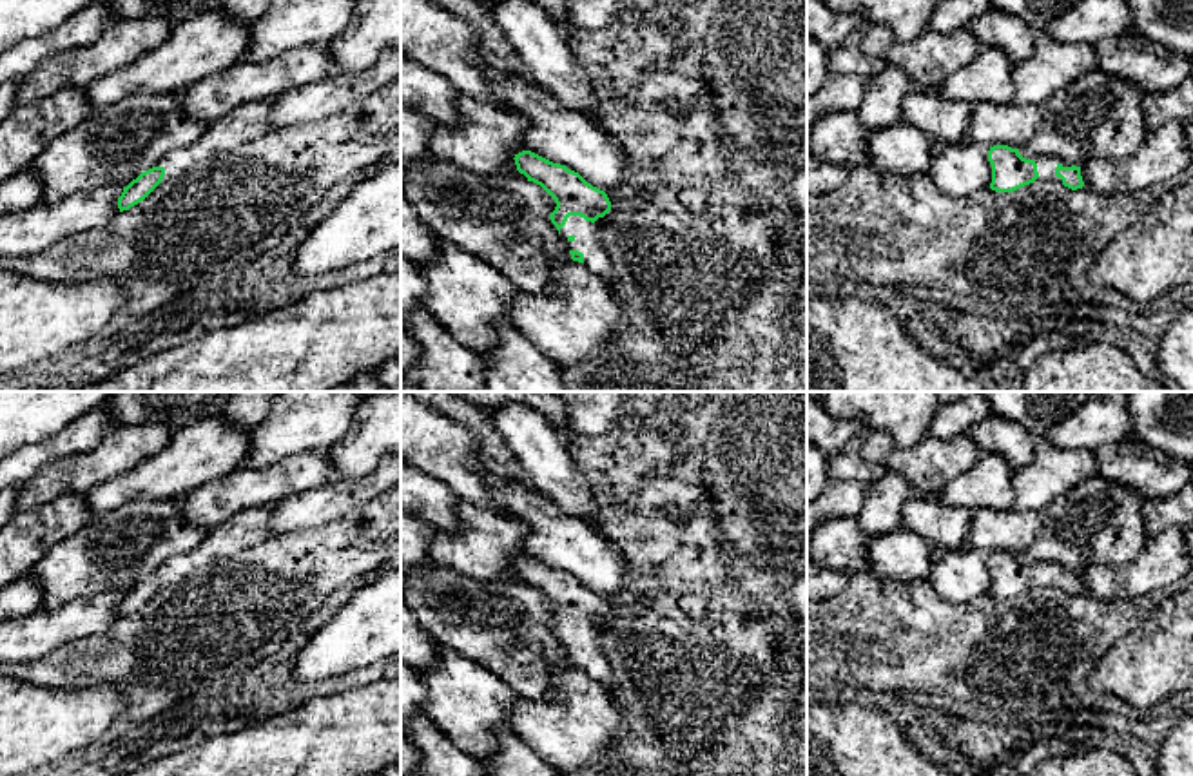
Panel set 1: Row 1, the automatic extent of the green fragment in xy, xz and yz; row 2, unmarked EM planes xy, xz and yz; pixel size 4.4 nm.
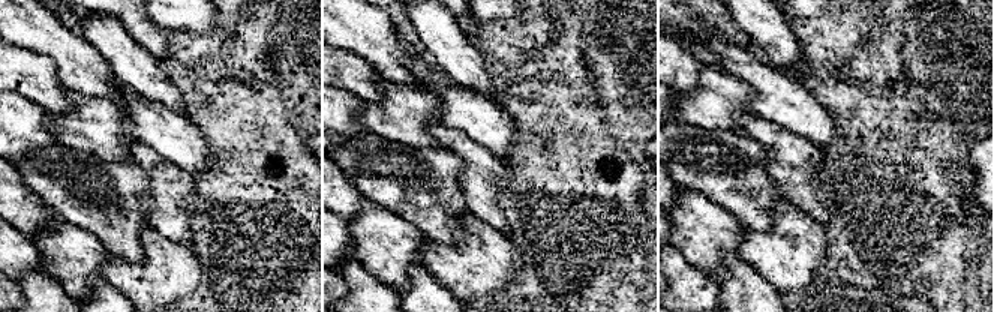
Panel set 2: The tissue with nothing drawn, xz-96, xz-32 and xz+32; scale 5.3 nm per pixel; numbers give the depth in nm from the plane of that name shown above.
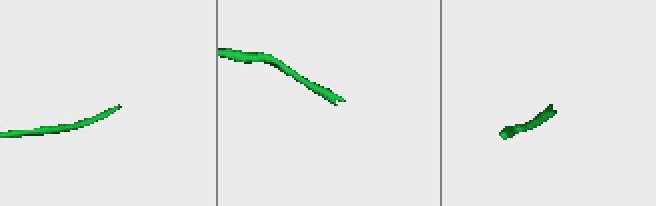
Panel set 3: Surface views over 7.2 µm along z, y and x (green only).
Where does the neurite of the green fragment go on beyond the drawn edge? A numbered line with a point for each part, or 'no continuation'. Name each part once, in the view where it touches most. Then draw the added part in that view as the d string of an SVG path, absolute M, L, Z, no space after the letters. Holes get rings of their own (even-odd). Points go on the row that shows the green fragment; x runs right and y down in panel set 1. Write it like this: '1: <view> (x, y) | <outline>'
1: xz (588, 240) | M569 216L566 225L560 228L560 238L569 250L584 254L584 265L593 274L598 274L611 283L616 277L616 270L602 243L600 219L602 218L591 223L580 216Z

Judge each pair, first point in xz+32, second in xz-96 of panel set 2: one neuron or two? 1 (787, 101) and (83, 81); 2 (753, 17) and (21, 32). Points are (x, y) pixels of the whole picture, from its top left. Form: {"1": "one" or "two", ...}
{"1": "two", "2": "two"}

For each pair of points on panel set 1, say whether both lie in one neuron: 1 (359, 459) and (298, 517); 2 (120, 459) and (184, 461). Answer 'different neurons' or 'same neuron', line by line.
1: different neurons
2: different neurons

